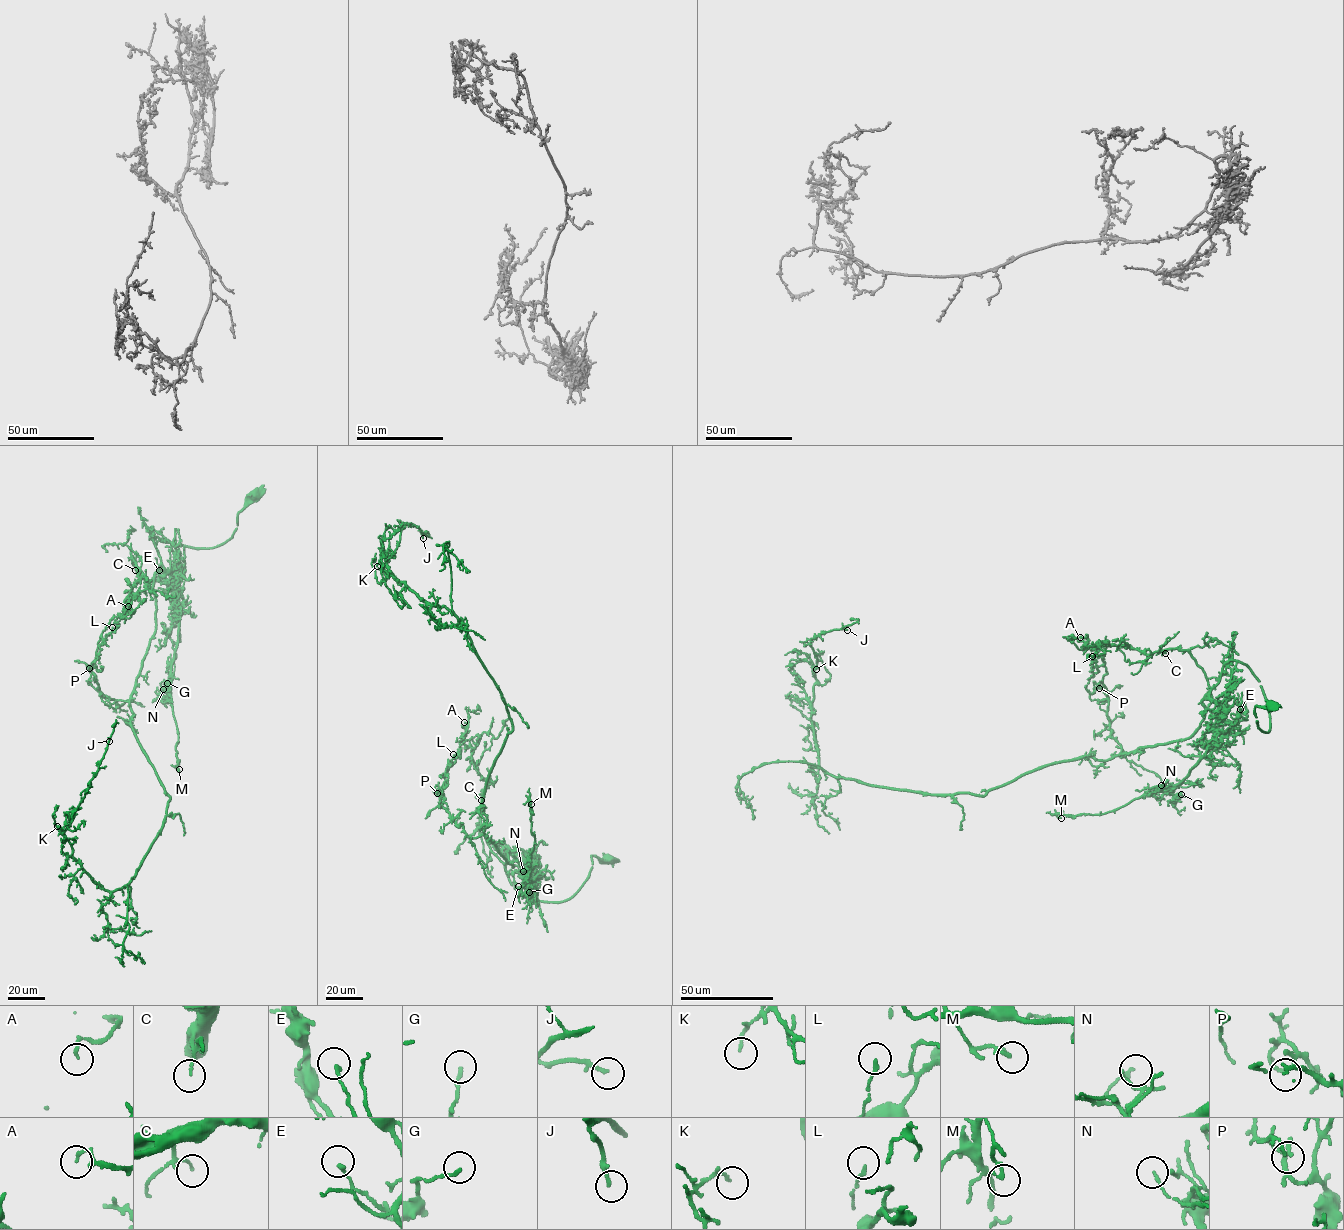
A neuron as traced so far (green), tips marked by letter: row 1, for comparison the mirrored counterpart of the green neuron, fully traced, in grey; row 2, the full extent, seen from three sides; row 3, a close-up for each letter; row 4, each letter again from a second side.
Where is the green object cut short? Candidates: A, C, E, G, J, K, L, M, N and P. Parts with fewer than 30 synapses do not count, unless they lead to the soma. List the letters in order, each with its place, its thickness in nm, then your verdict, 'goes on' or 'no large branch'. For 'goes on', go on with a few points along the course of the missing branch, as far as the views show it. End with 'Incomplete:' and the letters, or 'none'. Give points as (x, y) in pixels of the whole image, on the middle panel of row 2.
A: (464, 722) | 140 nm | no large branch
C: (481, 800) | 100 nm | no large branch
E: (518, 886) | 160 nm | no large branch
G: (529, 892) | 160 nm | no large branch
J: (423, 538) | 200 nm | no large branch
K: (377, 566) | 140 nm | no large branch
L: (453, 754) | 160 nm | no large branch
M: (531, 804) | 190 nm | no large branch
N: (523, 871) | 140 nm | no large branch
P: (437, 793) | 140 nm | no large branch
Incomplete: none

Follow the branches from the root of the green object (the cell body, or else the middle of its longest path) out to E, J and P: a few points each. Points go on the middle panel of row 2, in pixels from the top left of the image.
E: (608, 859), (591, 856), (578, 890), (552, 902), (512, 885), (513, 852), (529, 854), (530, 885), (518, 886)
J: (608, 859), (564, 900), (512, 885), (482, 806), (501, 692), (463, 620), (385, 571), (402, 525), (423, 538)
P: (608, 859), (591, 856), (569, 899), (527, 898), (506, 870), (505, 846), (519, 848), (512, 868), (437, 793)

